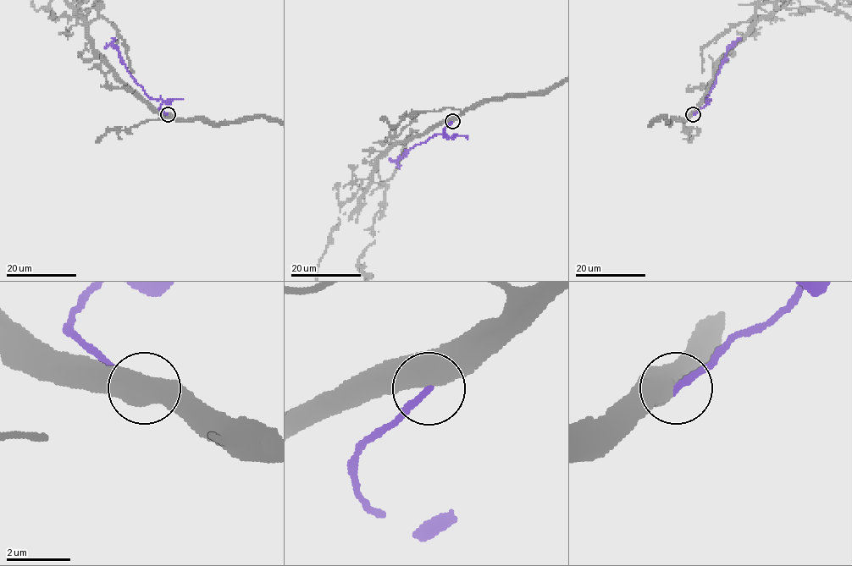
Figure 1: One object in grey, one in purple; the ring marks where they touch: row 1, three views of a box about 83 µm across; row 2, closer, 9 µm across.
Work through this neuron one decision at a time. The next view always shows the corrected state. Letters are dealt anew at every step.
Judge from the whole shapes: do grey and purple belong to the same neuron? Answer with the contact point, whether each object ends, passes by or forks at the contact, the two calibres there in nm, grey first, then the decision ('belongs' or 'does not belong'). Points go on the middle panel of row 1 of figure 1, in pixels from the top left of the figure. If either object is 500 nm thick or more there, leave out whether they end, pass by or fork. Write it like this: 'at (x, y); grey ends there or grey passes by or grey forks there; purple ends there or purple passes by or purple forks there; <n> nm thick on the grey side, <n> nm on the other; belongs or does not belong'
at (452, 121); 550 nm thick on the grey side, 200 nm on the other; does not belong

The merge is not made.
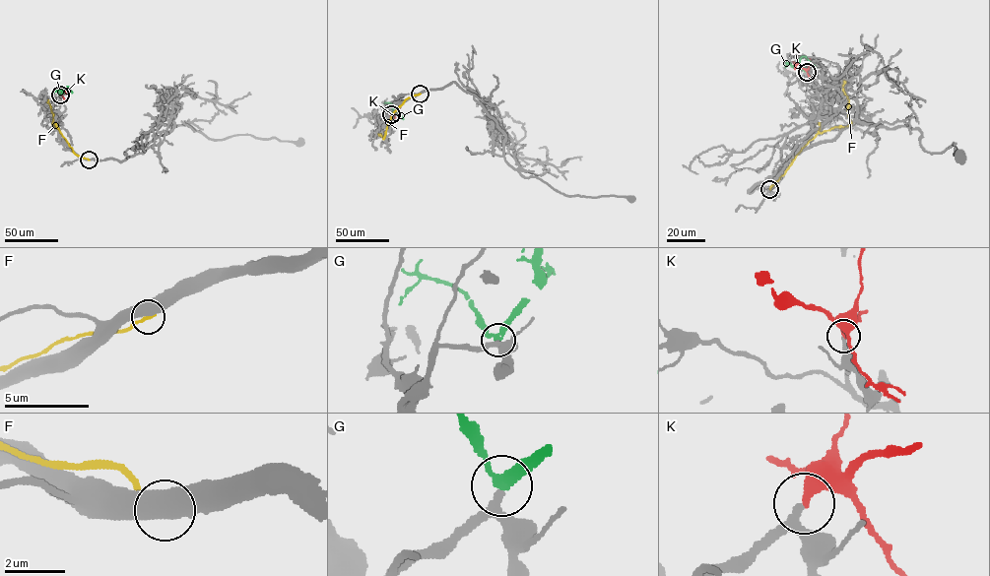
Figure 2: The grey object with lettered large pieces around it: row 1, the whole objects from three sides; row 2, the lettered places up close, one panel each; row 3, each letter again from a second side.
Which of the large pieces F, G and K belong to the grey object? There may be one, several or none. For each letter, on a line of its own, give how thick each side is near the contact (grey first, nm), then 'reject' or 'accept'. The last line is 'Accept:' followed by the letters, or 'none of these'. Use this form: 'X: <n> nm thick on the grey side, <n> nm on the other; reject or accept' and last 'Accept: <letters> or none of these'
F: 550 nm thick on the grey side, 200 nm on the other; reject
G: 200 nm thick on the grey side, 200 nm on the other; reject
K: 200 nm thick on the grey side, 440 nm on the other; accept
Accept: K

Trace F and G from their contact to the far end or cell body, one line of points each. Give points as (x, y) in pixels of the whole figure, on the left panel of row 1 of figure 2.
F: (89, 160), (75, 154), (52, 124), (53, 113), (47, 99)
G: (59, 95), (66, 86), (72, 93)

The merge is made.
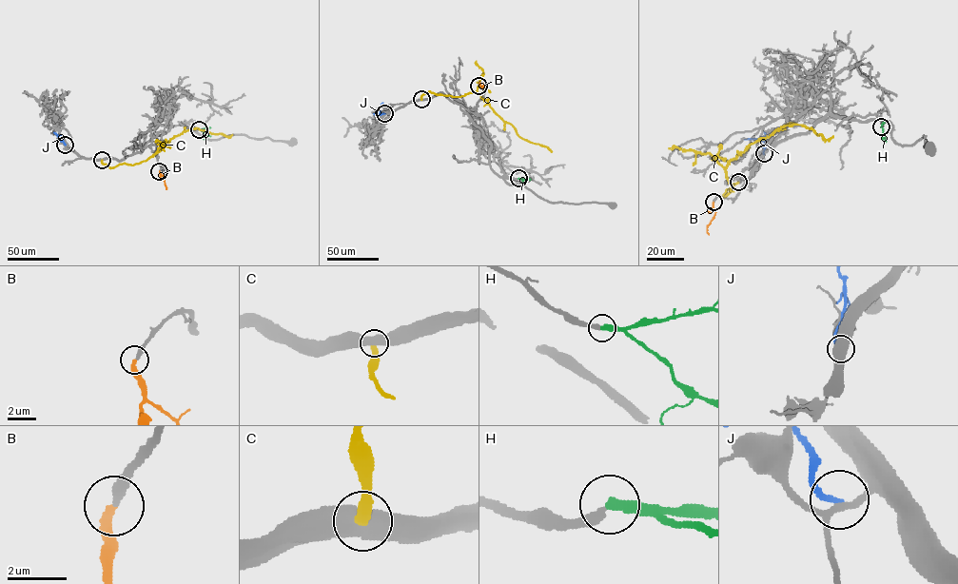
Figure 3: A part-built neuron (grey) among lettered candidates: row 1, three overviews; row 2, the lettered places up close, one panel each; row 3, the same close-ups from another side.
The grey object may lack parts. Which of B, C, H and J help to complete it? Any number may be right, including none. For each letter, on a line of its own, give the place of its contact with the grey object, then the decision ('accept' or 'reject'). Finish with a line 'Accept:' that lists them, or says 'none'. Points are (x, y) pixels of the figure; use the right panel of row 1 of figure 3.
B: meets grey at (713, 202); accept
C: meets grey at (738, 182); reject
H: meets grey at (881, 126); accept
J: meets grey at (764, 153); reject
Accept: B, H

